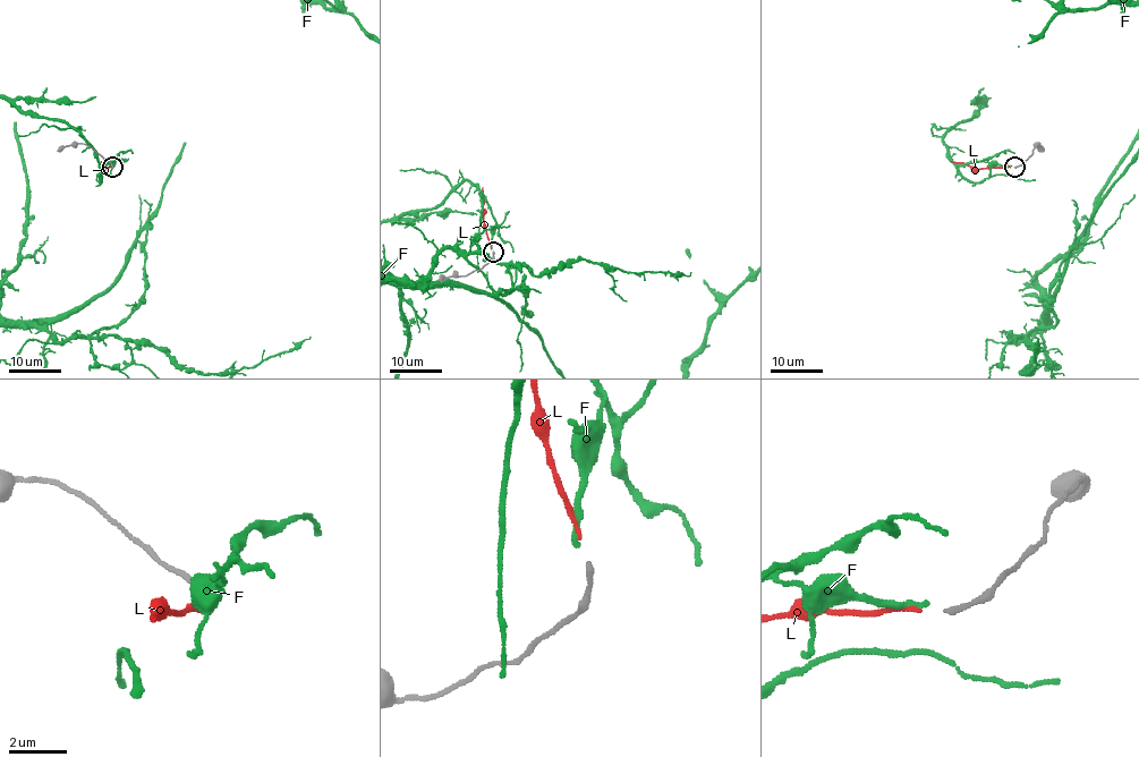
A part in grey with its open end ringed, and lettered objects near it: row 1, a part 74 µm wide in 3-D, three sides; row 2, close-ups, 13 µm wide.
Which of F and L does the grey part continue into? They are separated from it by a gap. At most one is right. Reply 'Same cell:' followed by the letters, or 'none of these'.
Same cell: L

